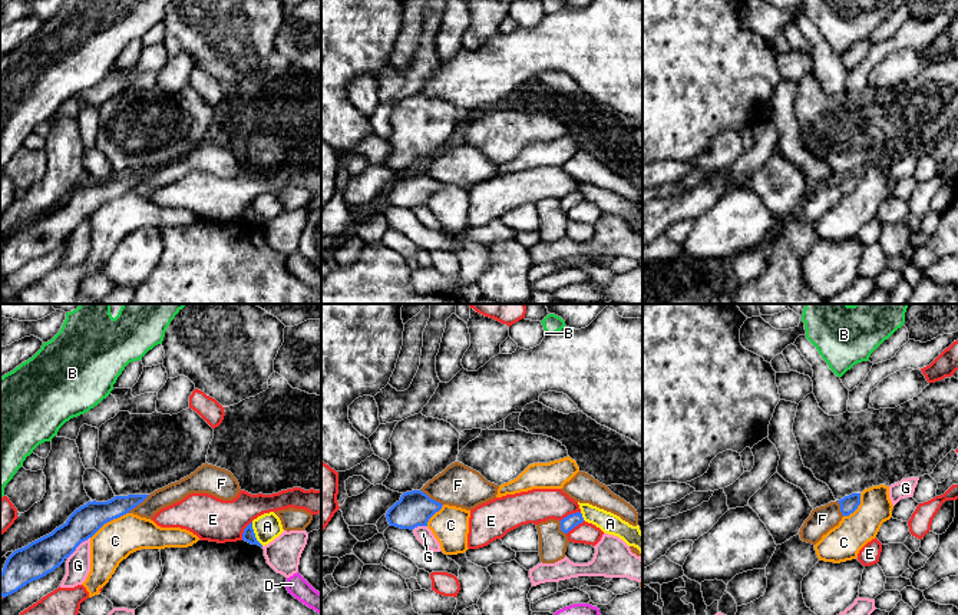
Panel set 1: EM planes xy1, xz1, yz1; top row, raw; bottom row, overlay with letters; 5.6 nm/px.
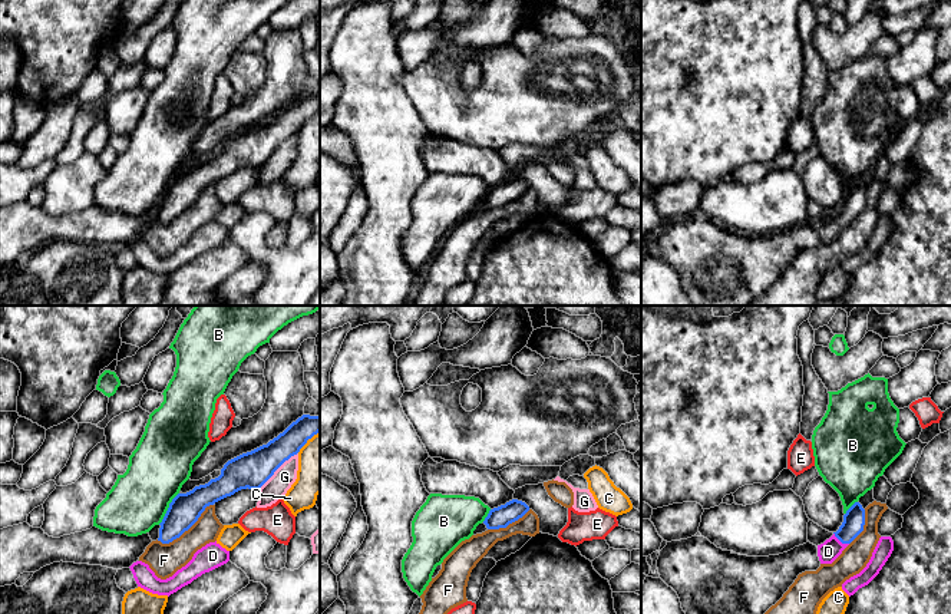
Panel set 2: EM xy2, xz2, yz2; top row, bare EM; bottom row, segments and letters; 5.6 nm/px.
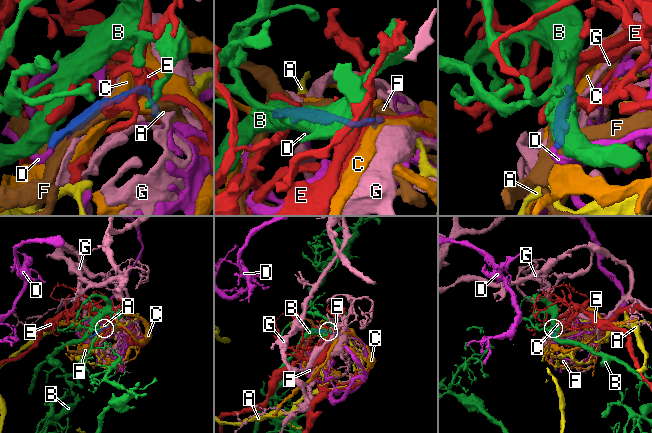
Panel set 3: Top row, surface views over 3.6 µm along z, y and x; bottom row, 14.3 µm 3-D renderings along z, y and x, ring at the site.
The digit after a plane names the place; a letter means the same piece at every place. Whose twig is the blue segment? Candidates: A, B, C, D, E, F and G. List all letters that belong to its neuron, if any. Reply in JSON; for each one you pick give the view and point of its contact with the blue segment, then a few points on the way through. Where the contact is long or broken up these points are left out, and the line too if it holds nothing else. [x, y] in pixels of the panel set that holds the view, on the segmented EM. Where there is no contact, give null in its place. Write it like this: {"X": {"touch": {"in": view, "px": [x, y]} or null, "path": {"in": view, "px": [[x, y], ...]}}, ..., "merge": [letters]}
{"D": {"touch": {"in": "yz2", "px": [841, 541]}, "path": {"in": "yz2", "px": [[854, 520], [841, 541], [828, 551]]}}, "merge": ["D"]}

